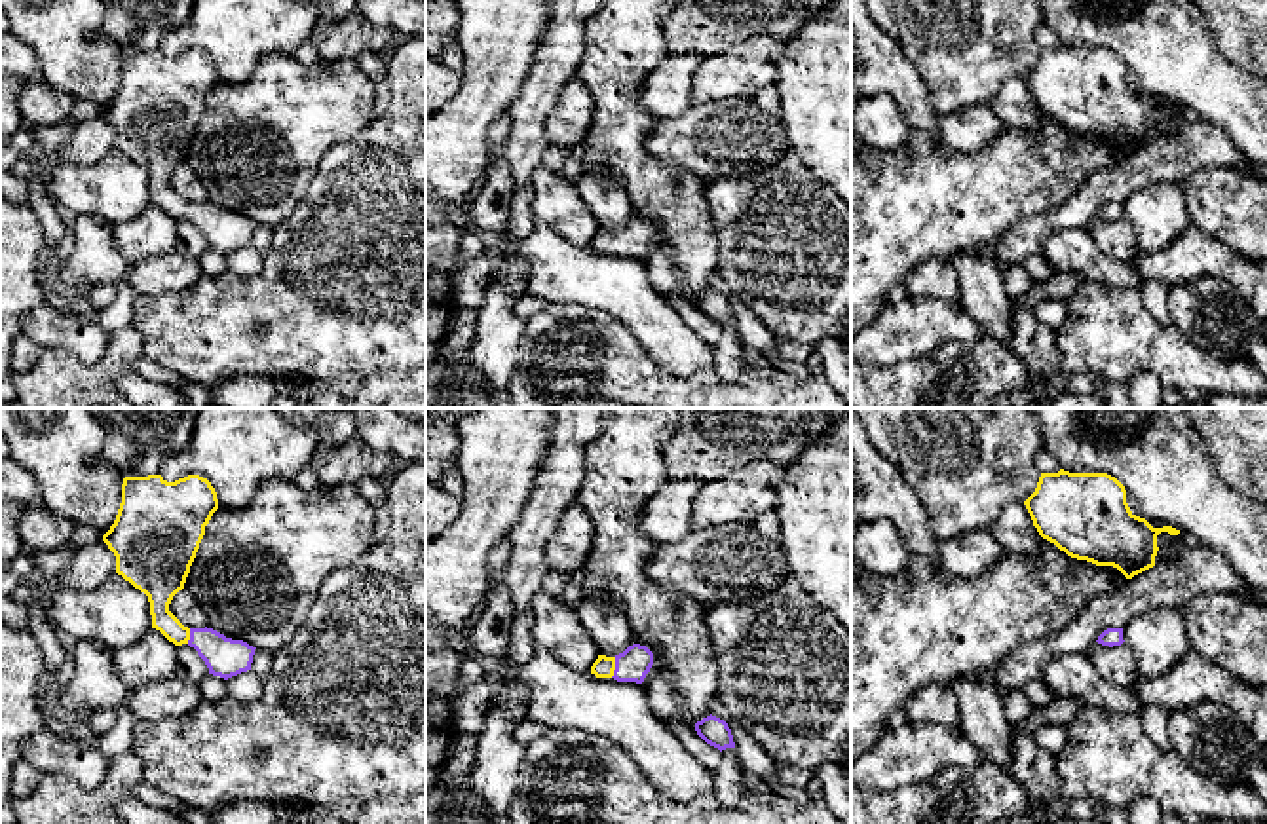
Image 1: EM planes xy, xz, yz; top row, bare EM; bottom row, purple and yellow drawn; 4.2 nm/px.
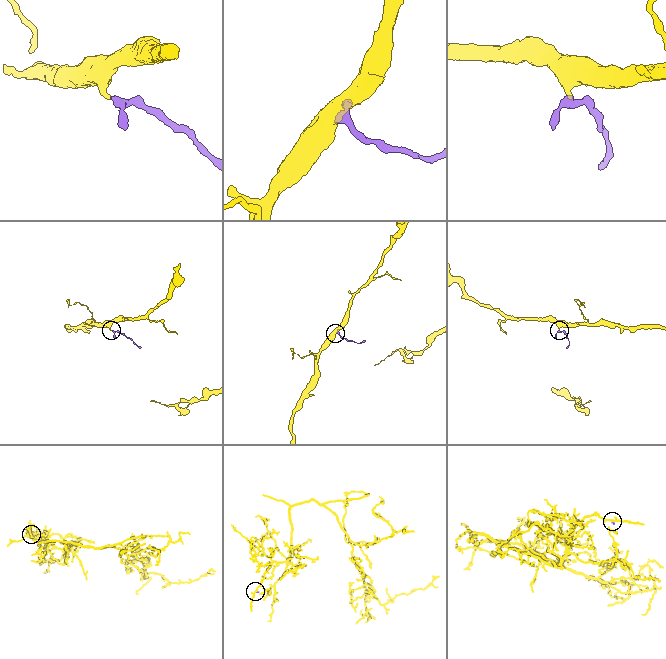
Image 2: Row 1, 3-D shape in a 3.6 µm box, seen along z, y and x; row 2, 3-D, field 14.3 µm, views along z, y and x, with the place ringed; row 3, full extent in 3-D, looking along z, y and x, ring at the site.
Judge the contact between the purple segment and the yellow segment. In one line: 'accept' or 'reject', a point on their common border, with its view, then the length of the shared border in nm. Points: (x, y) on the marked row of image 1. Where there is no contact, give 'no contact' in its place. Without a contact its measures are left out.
accept | xz (616, 667) | 90 nm

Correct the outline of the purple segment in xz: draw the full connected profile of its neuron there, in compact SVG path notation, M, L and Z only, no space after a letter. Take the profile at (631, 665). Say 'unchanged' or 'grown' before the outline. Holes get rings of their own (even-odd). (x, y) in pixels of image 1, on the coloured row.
grown; M633 644L615 657L598 655L591 666L591 674L596 678L642 684L652 665L653 653L646 646Z

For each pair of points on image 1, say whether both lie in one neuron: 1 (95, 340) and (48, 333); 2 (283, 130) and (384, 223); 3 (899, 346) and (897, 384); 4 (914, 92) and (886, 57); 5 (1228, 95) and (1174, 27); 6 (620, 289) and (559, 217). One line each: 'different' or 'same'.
1: same
2: different
3: different
4: same
5: same
6: different

